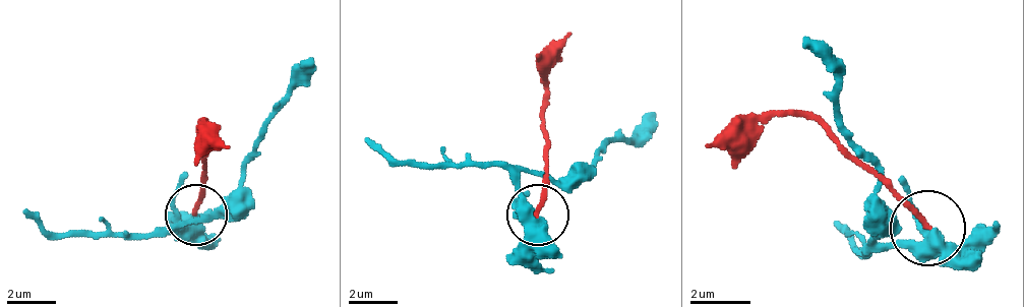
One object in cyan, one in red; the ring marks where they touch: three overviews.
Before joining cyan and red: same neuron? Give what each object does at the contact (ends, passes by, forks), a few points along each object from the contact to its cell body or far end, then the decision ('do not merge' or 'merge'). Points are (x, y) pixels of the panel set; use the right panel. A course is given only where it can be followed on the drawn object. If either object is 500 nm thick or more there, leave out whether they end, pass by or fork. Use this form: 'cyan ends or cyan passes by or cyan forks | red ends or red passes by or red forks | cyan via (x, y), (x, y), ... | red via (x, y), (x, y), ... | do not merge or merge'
cyan forks | red ends | cyan via (934, 230), (918, 245), (874, 238), (881, 192), (874, 163), (836, 110), (836, 65), (805, 35) | red via (926, 230), (814, 117), (738, 117), (708, 147) | do not merge

